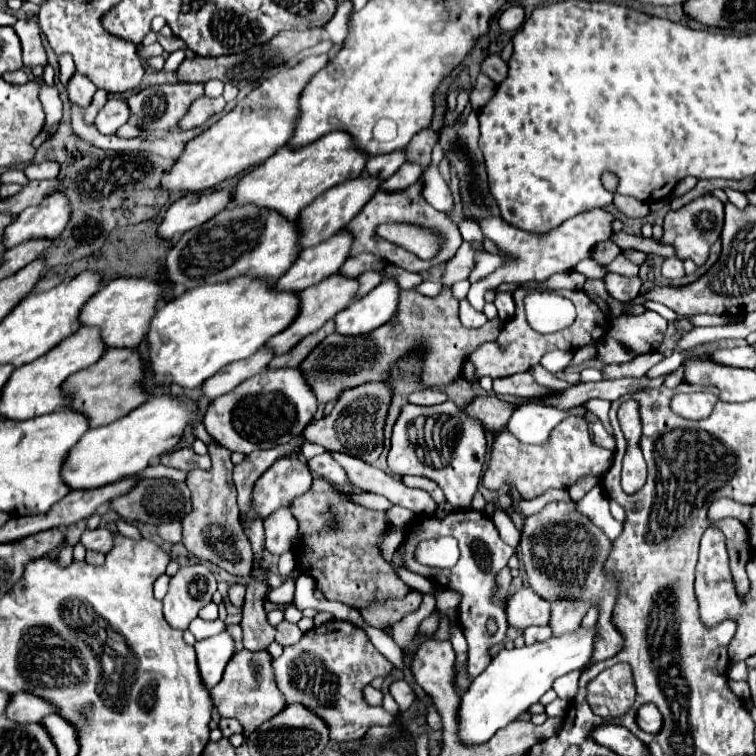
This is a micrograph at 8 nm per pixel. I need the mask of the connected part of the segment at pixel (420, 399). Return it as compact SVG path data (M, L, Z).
M423 388L423 390L415 390L413 394L409 394L409 402L417 406L435 406L435 404L443 404L445 400L449 400L447 394L437 388Z

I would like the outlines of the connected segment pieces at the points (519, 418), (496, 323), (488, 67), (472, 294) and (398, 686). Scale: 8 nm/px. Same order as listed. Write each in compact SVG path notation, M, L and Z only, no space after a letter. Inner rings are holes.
M527 402L519 406L509 424L507 430L511 430L521 442L527 444L543 444L549 436L549 432L565 420L565 416L583 416L585 410L583 406L571 408L571 410L561 410L555 406L545 406L541 402Z
M443 288L437 298L427 298L415 290L403 290L397 314L389 322L385 322L383 326L375 328L373 332L361 334L361 336L343 336L343 334L327 336L321 344L317 344L311 350L311 354L299 364L299 368L303 370L305 382L309 384L313 394L317 396L319 404L327 404L331 400L337 400L339 394L343 394L349 388L361 386L361 384L385 382L389 378L393 366L411 352L421 354L421 374L419 374L421 384L425 384L425 386L449 386L461 378L461 366L465 364L469 354L483 342L494 341L503 327L503 322L499 318L495 318L488 320L480 328L467 329L465 326L461 326L457 312L459 312L459 300L453 298L451 288Z
M491 54L491 56L487 56L485 60L483 60L483 66L481 66L481 72L485 72L495 84L499 84L499 82L503 82L503 78L507 76L507 62L503 62L501 60L501 56L497 56L497 54Z
M593 208L593 210L587 210L583 214L577 214L577 216L569 218L567 222L561 224L561 228L551 230L549 234L545 234L545 238L537 238L535 234L523 232L523 230L515 230L513 226L509 226L499 216L481 218L479 226L481 226L485 238L489 238L497 246L499 256L503 256L507 260L493 274L489 274L487 278L471 284L467 300L477 310L483 310L483 304L485 304L483 296L485 296L487 288L495 288L495 286L499 286L503 282L519 284L519 286L525 284L525 282L535 282L535 280L537 282L545 282L549 276L553 276L557 272L573 270L581 260L589 258L589 254L595 248L595 244L611 238L613 220L615 220L615 216L611 212L607 212L605 208Z
M397 680L397 682L391 686L391 696L395 698L395 702L397 702L397 706L399 706L401 712L409 710L409 706L411 706L413 700L415 700L415 692L411 690L409 684L405 684L405 680Z

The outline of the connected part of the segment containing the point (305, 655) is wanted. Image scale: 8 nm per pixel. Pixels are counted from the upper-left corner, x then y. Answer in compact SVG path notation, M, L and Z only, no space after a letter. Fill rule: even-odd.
M331 620L305 632L297 644L285 646L283 654L273 662L273 668L277 686L281 686L287 702L301 702L321 716L331 728L333 742L355 742L365 736L369 726L395 722L395 714L383 706L369 706L363 700L363 688L371 680L387 676L393 664L371 644L365 630L351 622Z

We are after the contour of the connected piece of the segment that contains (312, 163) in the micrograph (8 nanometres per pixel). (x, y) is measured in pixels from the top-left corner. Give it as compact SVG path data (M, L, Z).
M341 130L329 132L321 140L315 140L307 146L297 146L297 148L283 146L271 158L267 158L263 164L253 168L247 176L243 176L237 182L231 204L243 206L253 202L257 206L273 208L281 212L281 216L295 220L299 218L299 212L307 208L325 190L345 180L361 176L365 170L367 158L369 158L367 154L361 154L361 150L353 146L353 138Z

